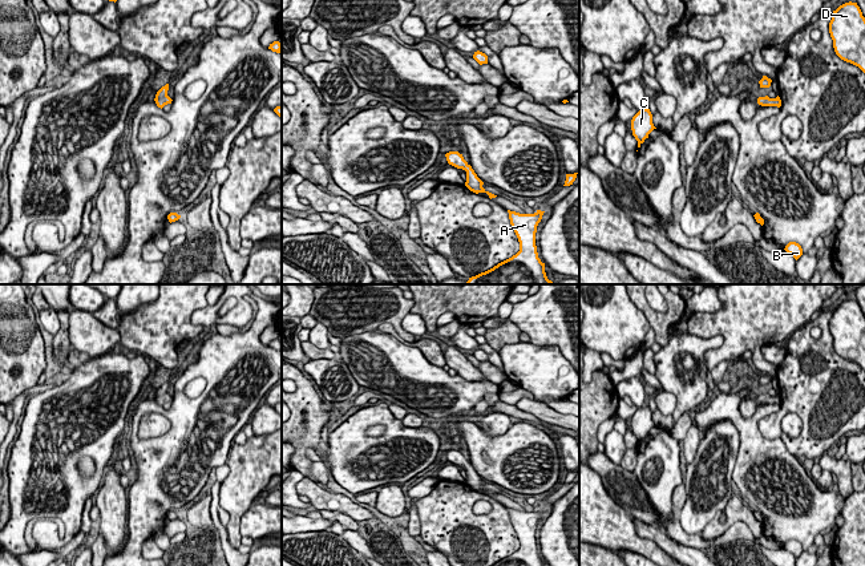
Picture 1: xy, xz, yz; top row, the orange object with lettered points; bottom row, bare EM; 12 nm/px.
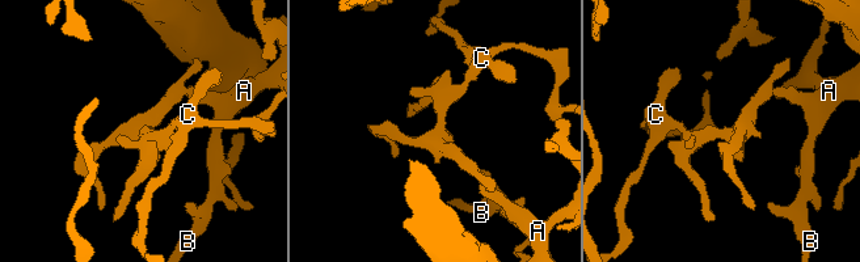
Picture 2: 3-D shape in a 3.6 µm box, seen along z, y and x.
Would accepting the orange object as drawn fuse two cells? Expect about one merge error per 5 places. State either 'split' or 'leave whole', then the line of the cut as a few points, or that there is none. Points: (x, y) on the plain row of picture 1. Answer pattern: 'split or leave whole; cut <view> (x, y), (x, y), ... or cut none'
leave whole; cut none

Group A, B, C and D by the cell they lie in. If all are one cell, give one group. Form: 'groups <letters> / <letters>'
groups A B C D

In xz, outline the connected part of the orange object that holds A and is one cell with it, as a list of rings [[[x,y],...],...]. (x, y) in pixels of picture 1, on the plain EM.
[[[508,508],[508,510],[520,539],[520,549],[493,566],[545,566],[535,543],[537,523],[545,509],[537,508],[534,512],[520,512]]]

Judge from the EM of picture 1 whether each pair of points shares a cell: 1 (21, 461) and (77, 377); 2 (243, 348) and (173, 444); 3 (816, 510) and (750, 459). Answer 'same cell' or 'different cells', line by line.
1: same cell
2: same cell
3: same cell

